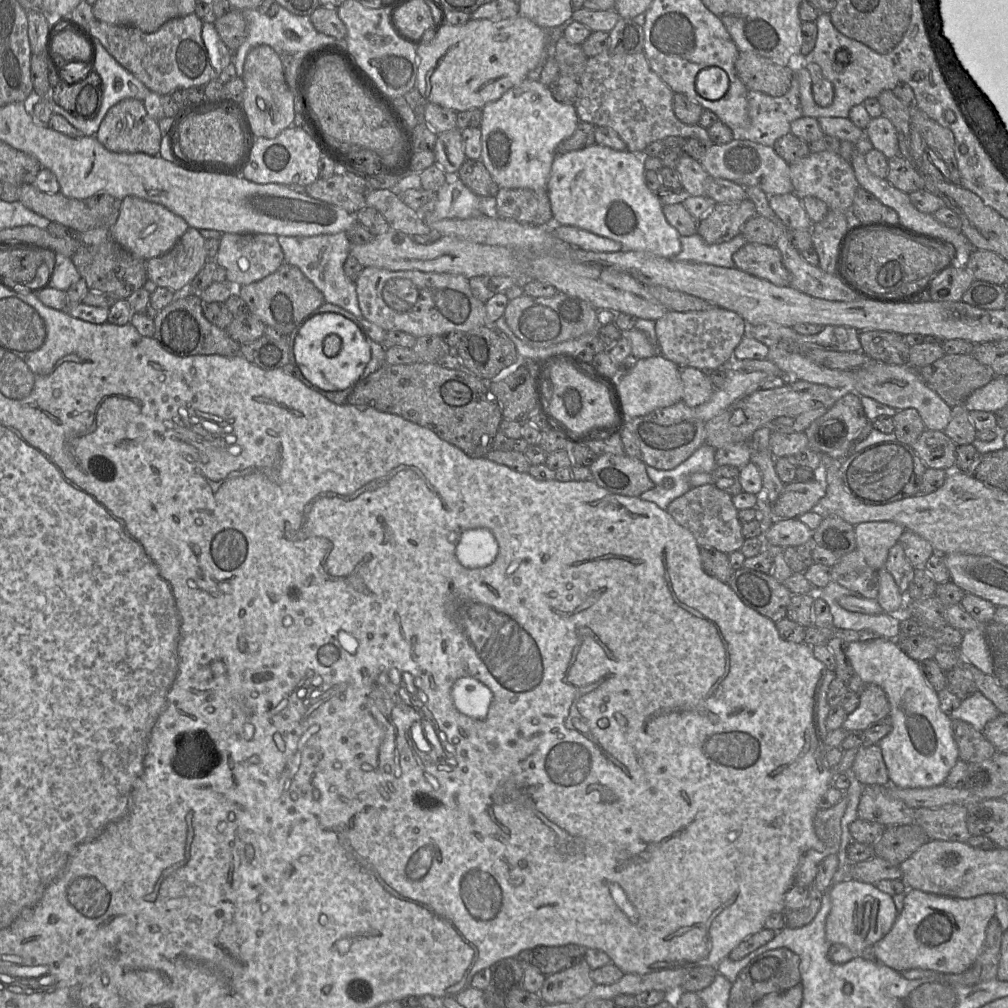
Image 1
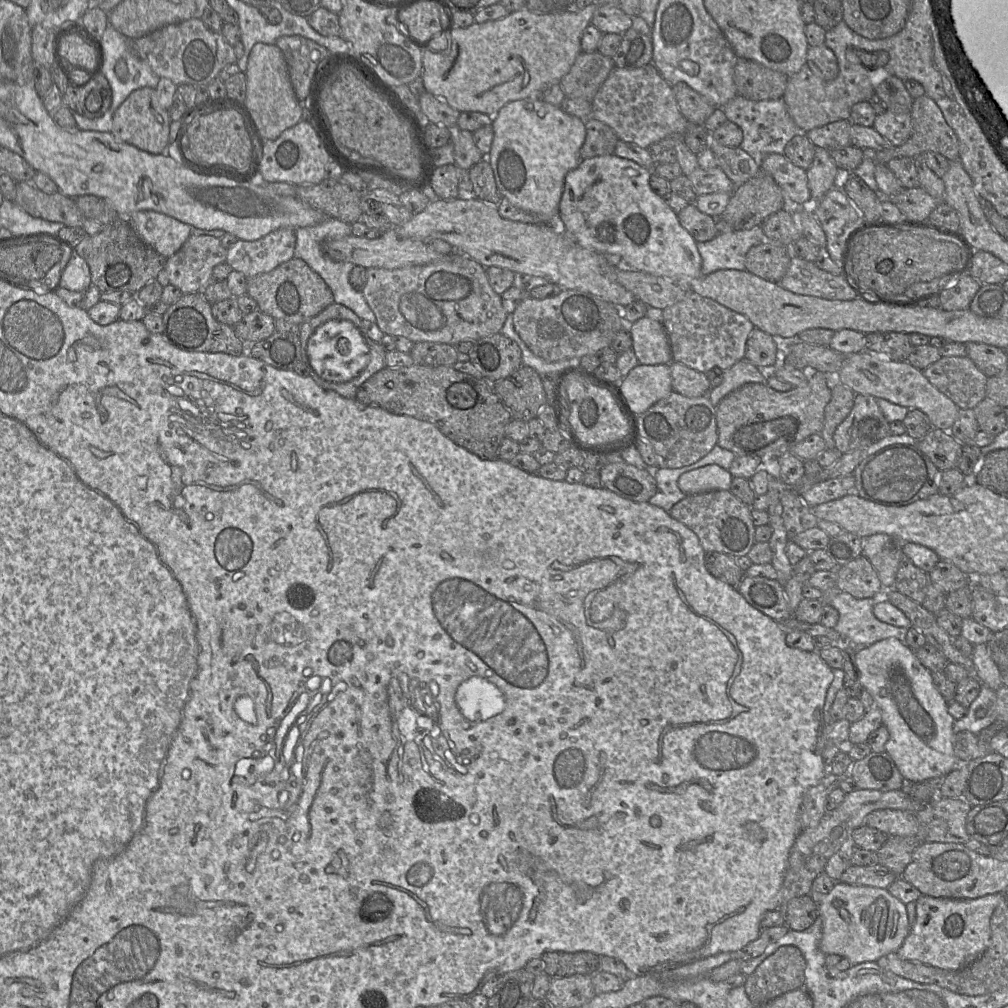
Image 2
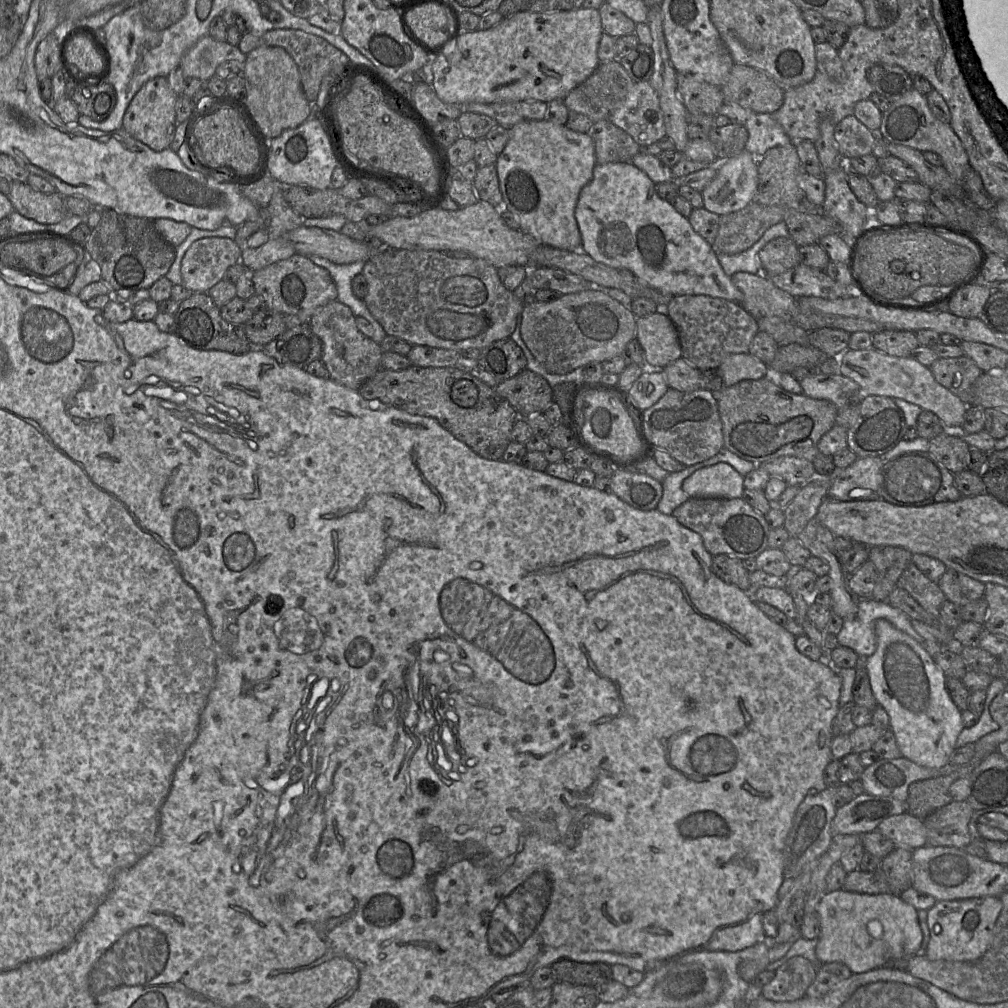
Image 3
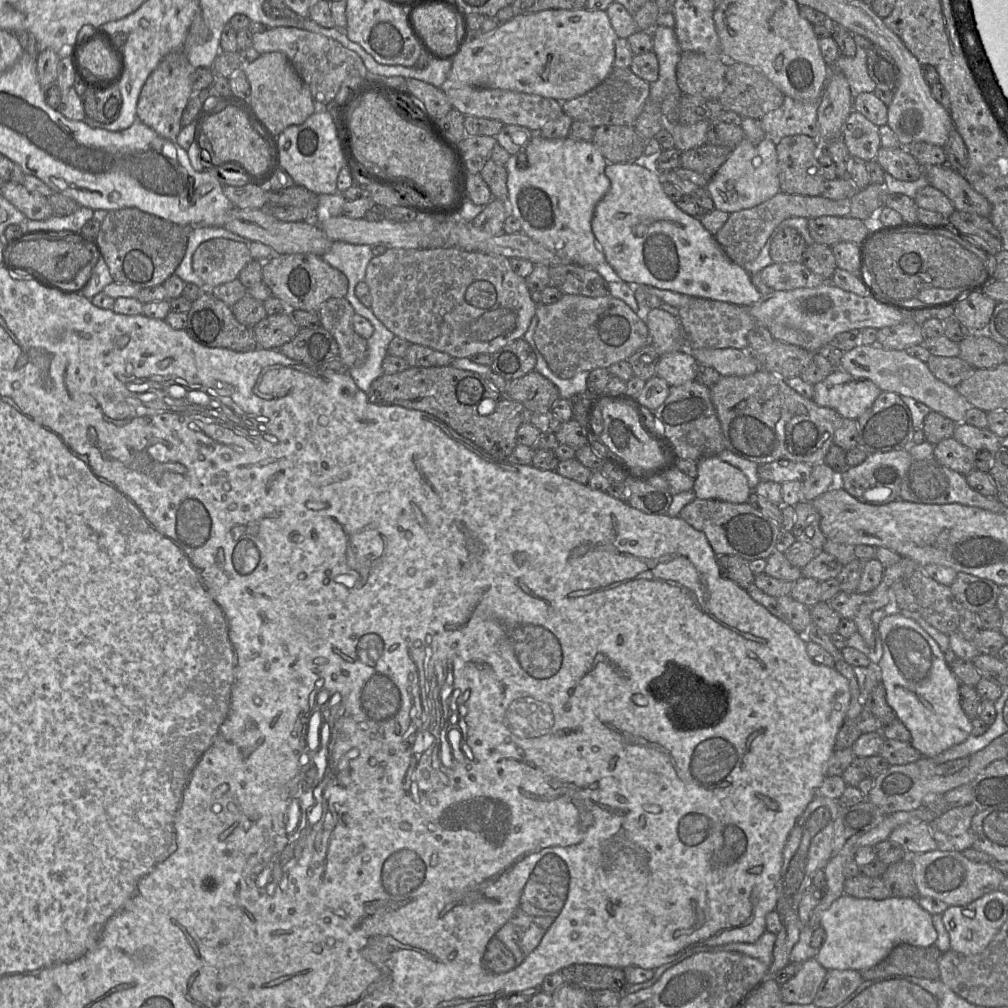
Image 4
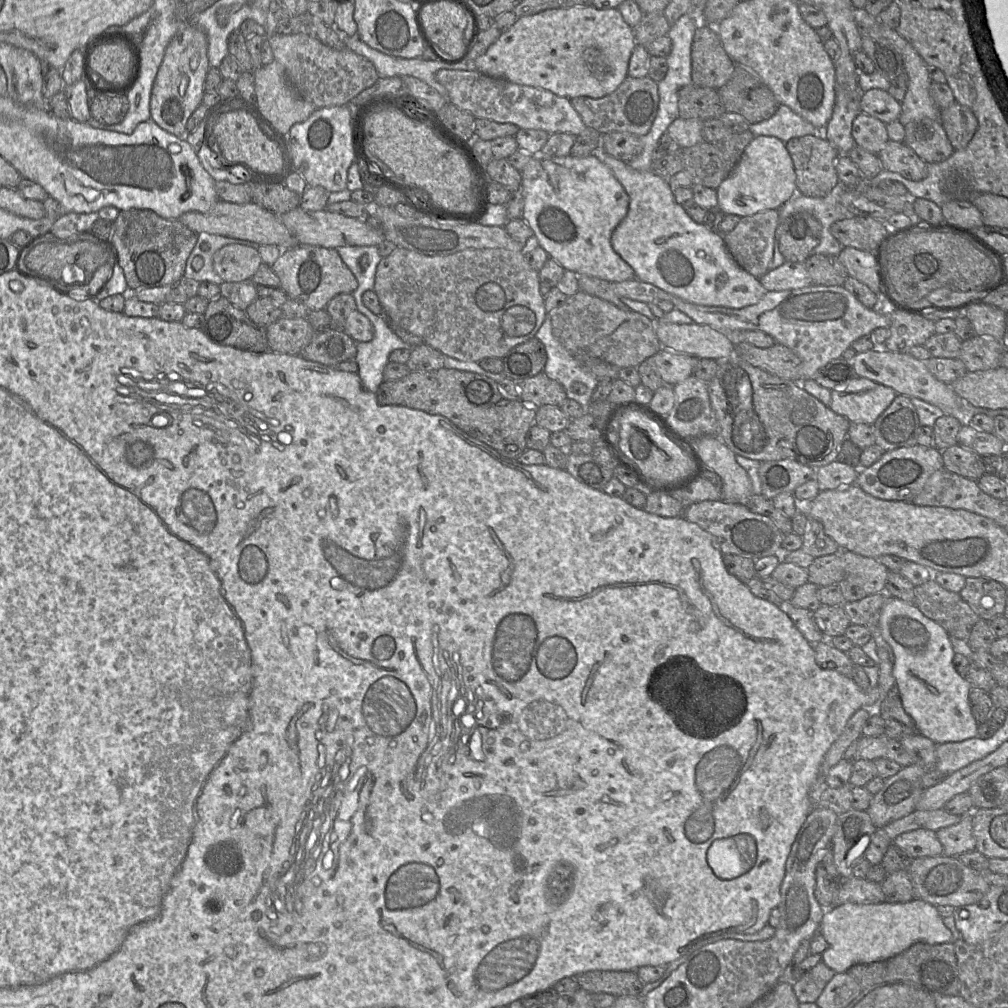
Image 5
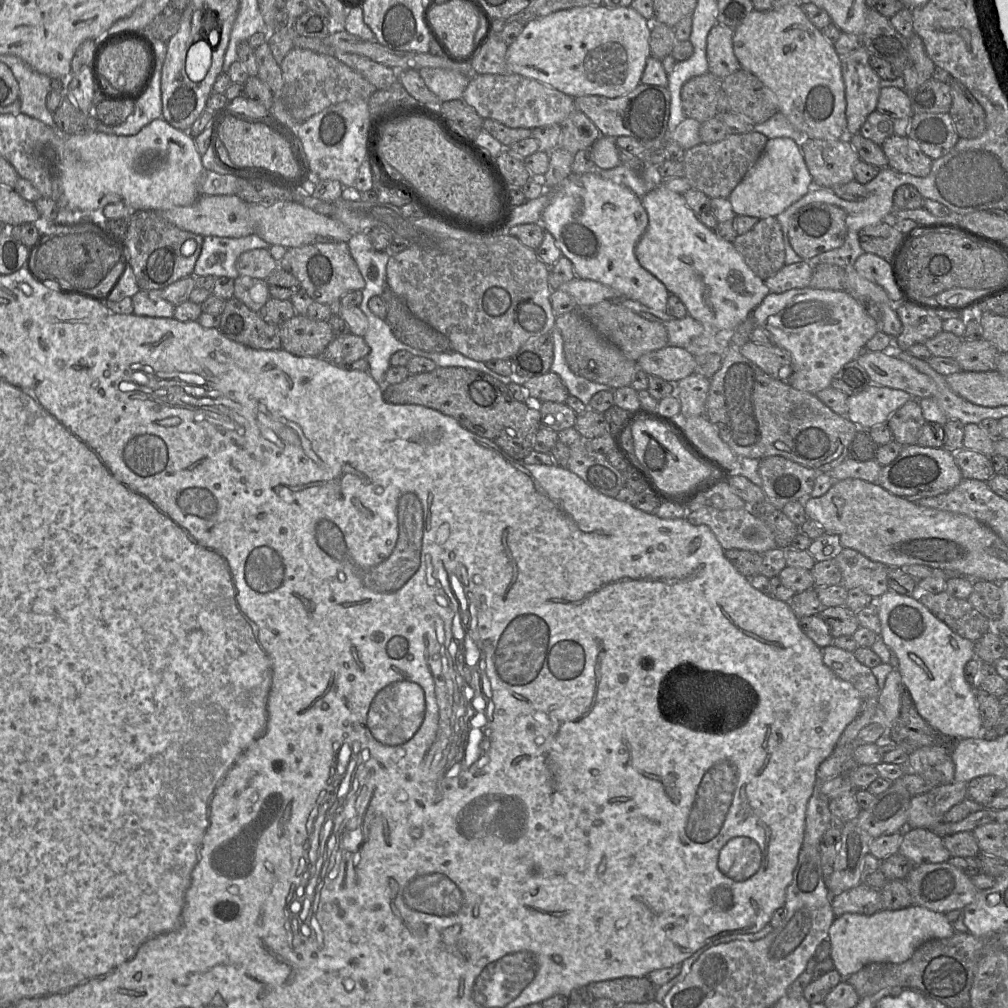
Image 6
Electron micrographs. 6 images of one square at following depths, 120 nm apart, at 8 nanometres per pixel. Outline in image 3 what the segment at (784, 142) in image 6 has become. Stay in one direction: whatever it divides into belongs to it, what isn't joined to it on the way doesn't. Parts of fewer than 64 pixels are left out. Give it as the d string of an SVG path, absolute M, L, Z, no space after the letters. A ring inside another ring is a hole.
M743 150L719 164L715 178L701 191L706 210L722 216L753 201L758 188L756 156Z

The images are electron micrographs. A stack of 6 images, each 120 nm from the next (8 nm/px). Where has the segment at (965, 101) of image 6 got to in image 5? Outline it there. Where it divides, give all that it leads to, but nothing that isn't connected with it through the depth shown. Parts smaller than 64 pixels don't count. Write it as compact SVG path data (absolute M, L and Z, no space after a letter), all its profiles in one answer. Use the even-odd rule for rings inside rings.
M955 101L941 110L939 120L954 150L965 148L978 127L978 121L973 112Z

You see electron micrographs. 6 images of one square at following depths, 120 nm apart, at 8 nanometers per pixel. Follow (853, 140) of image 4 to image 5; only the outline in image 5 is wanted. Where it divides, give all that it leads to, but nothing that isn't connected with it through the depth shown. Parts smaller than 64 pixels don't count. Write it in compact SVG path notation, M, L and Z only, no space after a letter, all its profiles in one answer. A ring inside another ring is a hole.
M865 113L854 119L852 138L856 145L874 154L878 154L889 140L886 124Z

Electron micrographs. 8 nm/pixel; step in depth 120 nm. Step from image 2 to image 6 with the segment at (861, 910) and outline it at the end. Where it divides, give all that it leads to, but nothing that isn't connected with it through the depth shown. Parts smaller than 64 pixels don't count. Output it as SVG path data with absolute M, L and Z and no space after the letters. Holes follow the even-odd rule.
M916 904L899 910L883 909L872 915L846 913L836 917L829 929L830 958L834 969L843 978L848 978L871 963L903 963L922 943L954 934L955 930L945 914Z

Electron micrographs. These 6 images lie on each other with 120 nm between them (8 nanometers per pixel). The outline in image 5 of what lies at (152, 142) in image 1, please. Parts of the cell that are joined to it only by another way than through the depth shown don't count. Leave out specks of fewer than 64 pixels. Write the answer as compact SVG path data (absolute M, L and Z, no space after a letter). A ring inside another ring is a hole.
M184 25L166 47L153 83L150 119L181 140L186 141L189 134L186 123L196 108L202 104L204 82L210 68L207 51L208 41L205 33L194 25Z

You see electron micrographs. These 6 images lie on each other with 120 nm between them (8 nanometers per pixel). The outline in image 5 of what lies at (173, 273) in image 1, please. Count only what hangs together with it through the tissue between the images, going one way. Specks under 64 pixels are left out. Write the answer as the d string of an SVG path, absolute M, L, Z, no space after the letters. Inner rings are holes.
M228 244L213 255L214 271L225 282L251 279L262 264L257 249L241 244Z

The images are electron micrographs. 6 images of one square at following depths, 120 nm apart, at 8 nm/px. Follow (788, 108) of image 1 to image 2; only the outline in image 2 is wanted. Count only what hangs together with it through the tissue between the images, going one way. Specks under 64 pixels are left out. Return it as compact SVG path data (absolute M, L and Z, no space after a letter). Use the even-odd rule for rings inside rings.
M736 95L734 98L729 100L722 106L719 106L727 119L735 124L737 124L743 132L743 140L740 145L740 148L745 150L750 156L754 158L757 162L760 170L760 161L764 155L770 153L783 154L786 144L795 136L800 134L805 134L797 126L795 121L790 116L785 101L782 98L779 99L769 99L769 100L750 100L743 96Z

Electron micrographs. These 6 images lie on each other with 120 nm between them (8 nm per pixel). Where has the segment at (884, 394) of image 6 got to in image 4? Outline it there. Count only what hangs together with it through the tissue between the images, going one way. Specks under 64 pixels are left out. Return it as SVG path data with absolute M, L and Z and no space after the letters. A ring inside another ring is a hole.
M838 369L814 385L812 400L819 406L835 410L844 419L857 420L880 393L873 382Z

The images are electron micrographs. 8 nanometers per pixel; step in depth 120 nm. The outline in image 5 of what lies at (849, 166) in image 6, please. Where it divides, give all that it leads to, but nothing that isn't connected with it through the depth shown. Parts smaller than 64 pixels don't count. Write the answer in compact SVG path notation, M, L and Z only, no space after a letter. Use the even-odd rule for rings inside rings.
M822 135L789 139L786 148L793 161L797 192L809 197L825 197L839 184L835 162L837 149Z

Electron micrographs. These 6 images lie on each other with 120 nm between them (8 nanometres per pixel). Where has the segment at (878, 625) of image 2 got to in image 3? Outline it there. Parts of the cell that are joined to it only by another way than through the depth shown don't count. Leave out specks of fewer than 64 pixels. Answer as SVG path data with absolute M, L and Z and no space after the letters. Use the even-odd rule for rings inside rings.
M861 599L853 619L843 619L841 631L836 635L839 646L847 647L861 659L871 656L877 648L875 624L879 619L889 621L895 628L920 642L920 634L914 629L912 619L887 601Z

